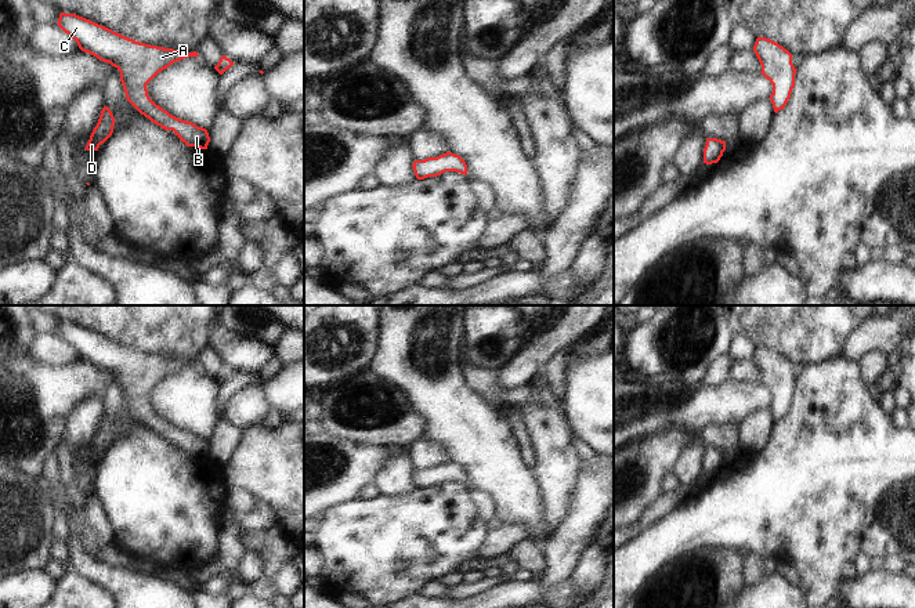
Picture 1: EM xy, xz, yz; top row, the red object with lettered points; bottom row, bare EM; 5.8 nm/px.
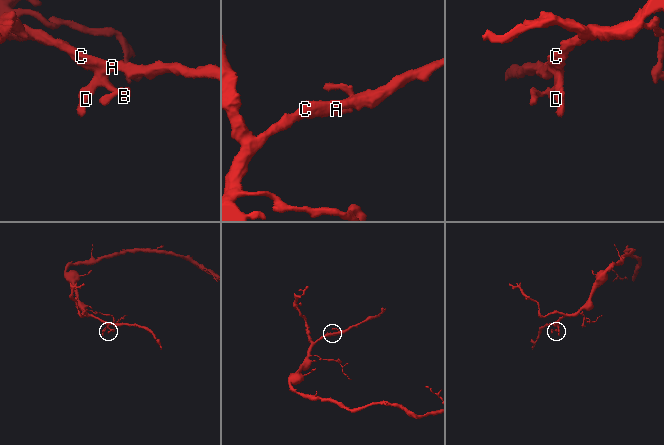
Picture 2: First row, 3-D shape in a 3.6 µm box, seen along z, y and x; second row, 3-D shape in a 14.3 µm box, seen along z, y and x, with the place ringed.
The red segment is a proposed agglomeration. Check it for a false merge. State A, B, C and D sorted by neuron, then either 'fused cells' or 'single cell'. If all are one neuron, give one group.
A B C D | single cell

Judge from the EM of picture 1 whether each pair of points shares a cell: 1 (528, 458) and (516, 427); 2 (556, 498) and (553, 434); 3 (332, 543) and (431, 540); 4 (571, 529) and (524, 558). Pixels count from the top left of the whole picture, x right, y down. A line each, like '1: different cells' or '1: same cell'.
1: same cell
2: same cell
3: same cell
4: different cells

